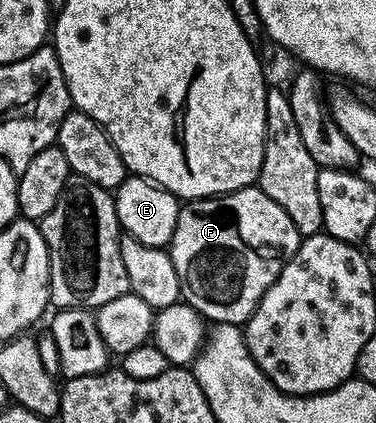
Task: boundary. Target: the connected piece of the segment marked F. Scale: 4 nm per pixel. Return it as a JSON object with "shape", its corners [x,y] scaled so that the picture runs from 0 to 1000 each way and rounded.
{"shape":[[[684,440],[489,480],[449,579],[484,707],[572,766],[654,768],[798,572],[790,534]]]}

